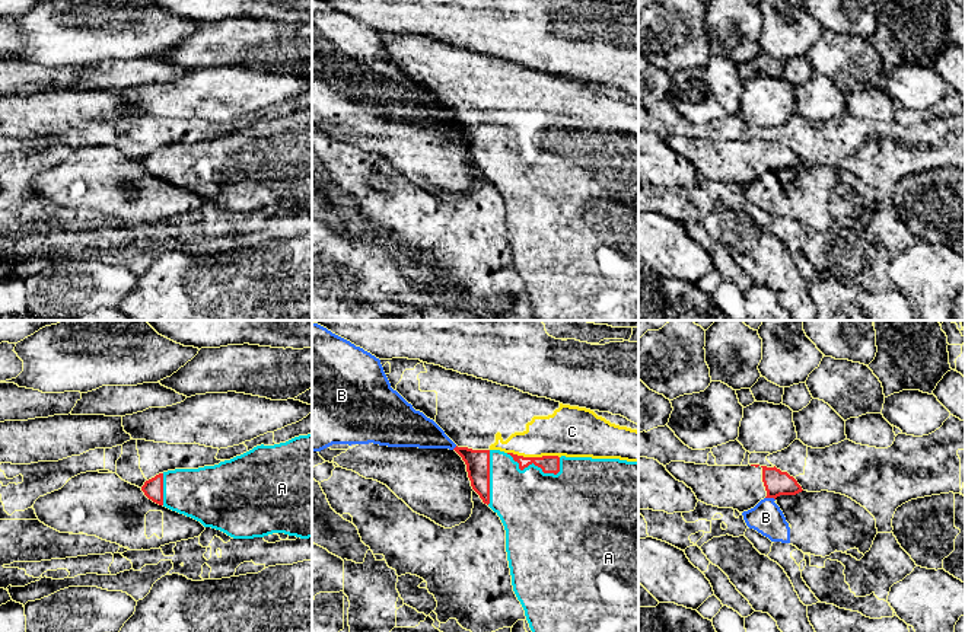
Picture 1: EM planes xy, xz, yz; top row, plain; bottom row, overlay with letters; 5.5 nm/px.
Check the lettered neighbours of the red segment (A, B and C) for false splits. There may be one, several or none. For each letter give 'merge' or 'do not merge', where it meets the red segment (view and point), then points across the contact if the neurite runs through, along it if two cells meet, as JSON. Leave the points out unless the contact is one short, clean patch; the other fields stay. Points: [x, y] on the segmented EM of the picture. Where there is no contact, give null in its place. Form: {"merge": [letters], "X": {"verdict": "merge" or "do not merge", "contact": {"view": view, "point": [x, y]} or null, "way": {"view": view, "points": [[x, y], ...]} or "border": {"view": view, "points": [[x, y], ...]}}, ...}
{"merge": ["A", "C"], "A": {"verdict": "merge", "contact": {"view": "xz", "point": [532, 462]}}, "B": {"verdict": "do not merge", "contact": {"view": "yz", "point": [770, 497]}, "border": {"view": "yz", "points": [[766, 497], [774, 500]]}}, "C": {"verdict": "merge", "contact": {"view": "xz", "point": [534, 457]}}}

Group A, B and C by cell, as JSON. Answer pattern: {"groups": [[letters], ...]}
{"groups": [["A", "C"], ["B"]]}

